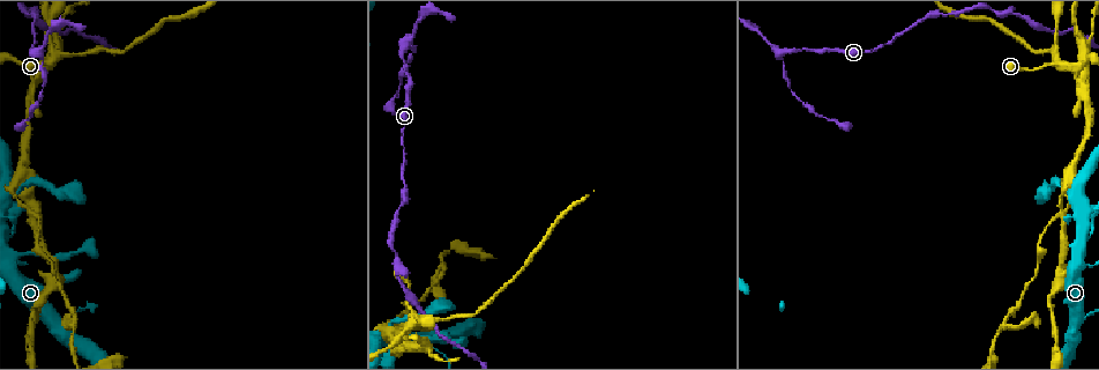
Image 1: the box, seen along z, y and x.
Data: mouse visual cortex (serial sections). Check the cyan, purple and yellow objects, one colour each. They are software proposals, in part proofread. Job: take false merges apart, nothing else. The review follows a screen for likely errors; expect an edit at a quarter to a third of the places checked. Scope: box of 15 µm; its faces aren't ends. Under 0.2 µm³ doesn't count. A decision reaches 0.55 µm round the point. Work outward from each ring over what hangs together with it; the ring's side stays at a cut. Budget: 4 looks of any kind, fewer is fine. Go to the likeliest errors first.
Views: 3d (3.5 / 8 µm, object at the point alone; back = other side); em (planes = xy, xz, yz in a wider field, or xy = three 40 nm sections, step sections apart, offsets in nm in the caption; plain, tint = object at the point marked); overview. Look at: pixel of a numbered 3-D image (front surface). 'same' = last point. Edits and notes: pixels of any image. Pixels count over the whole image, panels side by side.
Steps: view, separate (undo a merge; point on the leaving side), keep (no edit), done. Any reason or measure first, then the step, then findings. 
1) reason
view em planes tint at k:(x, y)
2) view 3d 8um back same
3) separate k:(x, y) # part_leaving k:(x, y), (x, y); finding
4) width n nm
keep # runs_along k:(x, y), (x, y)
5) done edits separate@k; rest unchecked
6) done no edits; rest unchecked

three-way junction
view 3d 8um at 1:(33, 80)

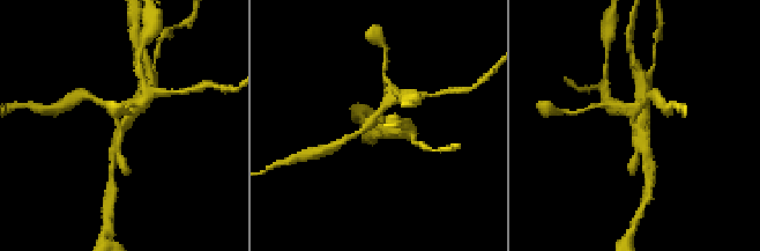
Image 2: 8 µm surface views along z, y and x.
need the tissue
view em planes tint at 2:(634, 127)

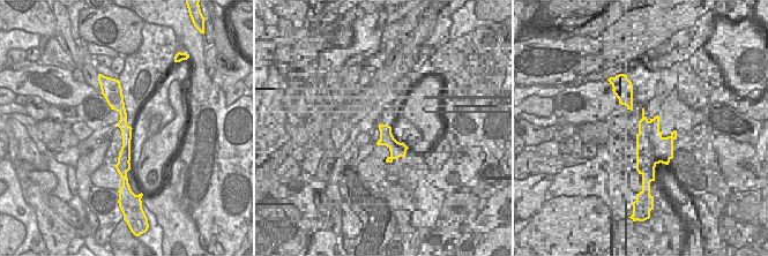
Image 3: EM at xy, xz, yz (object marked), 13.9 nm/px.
width 140 nm
separate 2:(640, 146) # part_leaving 2:(635, 126), (645, 138), (647, 174); a second cell is stuck on

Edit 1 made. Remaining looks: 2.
see it whole again
view overview

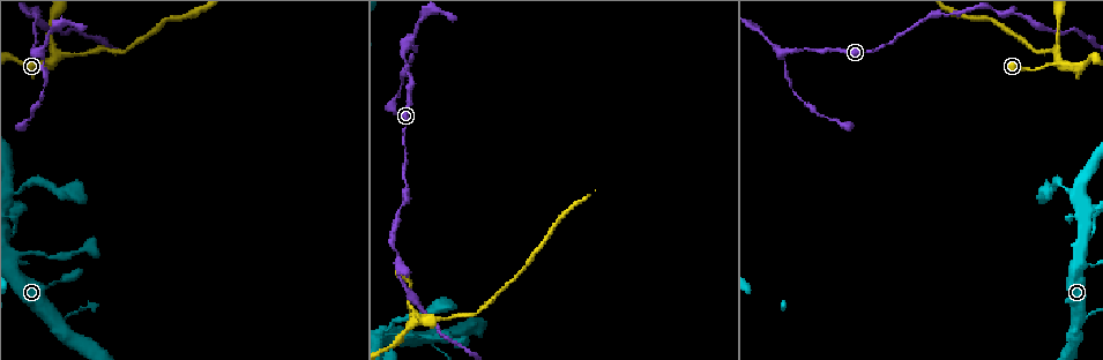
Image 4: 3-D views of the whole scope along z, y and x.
side arm on a straight run
view 3d 3.5um back at 4:(422, 341)

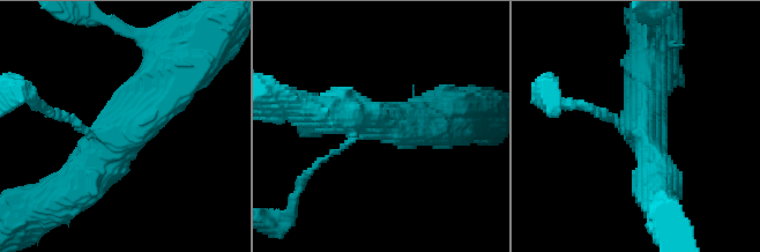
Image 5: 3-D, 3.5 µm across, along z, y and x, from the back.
arm_widths 100, 500, 600 nm
keep # runs_along 5:(164, 84), (125, 134), (58, 201); all the same cell

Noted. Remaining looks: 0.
done edits separate@2; rest unchecked

